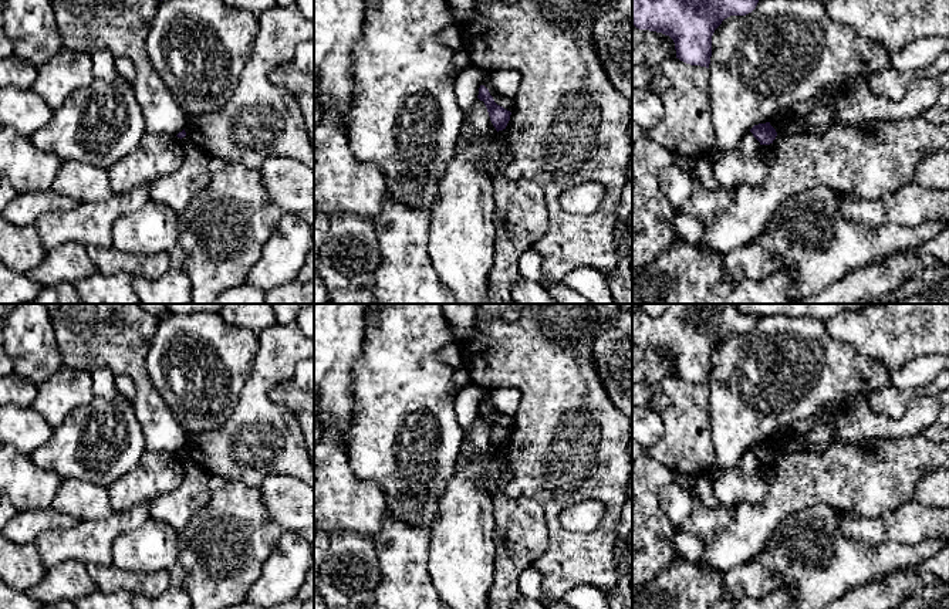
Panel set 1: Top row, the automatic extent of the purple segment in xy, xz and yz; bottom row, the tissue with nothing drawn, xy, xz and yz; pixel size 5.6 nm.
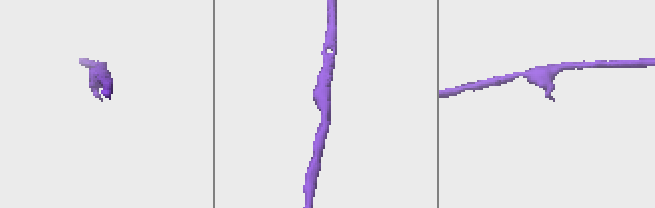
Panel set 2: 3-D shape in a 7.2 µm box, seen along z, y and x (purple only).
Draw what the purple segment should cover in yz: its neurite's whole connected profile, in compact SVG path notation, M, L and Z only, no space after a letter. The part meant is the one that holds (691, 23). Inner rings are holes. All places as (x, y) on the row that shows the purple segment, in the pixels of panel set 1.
M632 0L632 24L669 35L676 58L709 68L712 35L730 16L752 13L759 0Z

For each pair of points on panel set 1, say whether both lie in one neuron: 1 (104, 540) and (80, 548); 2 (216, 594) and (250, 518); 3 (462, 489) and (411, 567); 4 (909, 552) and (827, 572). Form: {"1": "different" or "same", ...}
{"1": "same", "2": "same", "3": "different", "4": "same"}

